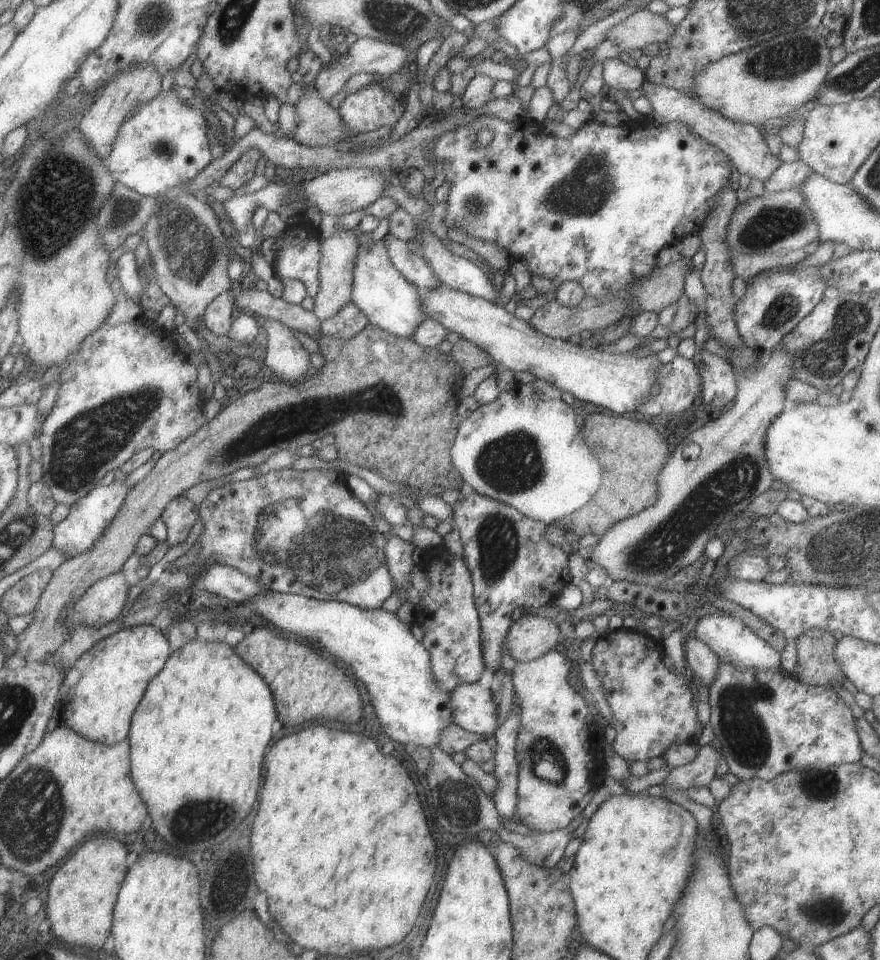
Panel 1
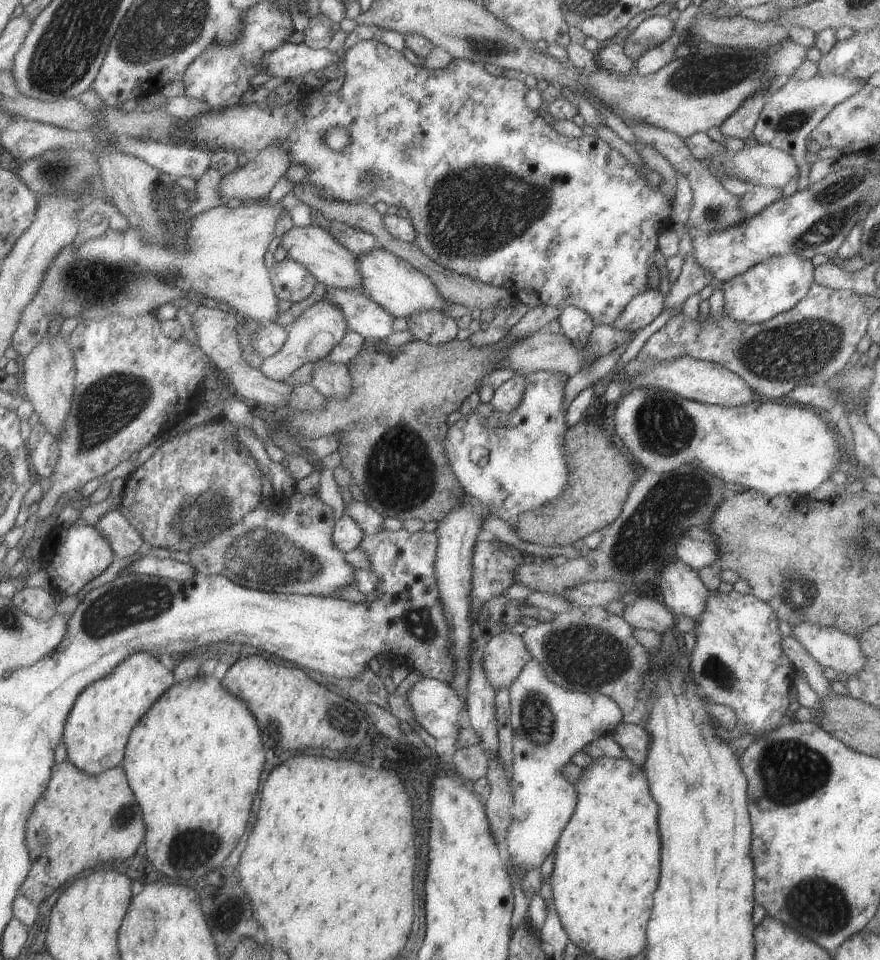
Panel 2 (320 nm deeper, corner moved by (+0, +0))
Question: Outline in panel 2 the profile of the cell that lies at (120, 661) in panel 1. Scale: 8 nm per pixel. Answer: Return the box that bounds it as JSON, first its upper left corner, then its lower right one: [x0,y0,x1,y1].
[64,653,176,775]

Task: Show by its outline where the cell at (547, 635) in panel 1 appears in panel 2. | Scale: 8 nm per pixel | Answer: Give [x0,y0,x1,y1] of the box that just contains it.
[481,630,530,692]

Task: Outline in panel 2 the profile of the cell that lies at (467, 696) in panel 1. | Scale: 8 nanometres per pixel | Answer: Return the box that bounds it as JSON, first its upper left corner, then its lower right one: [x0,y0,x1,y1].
[404,677,464,739]

